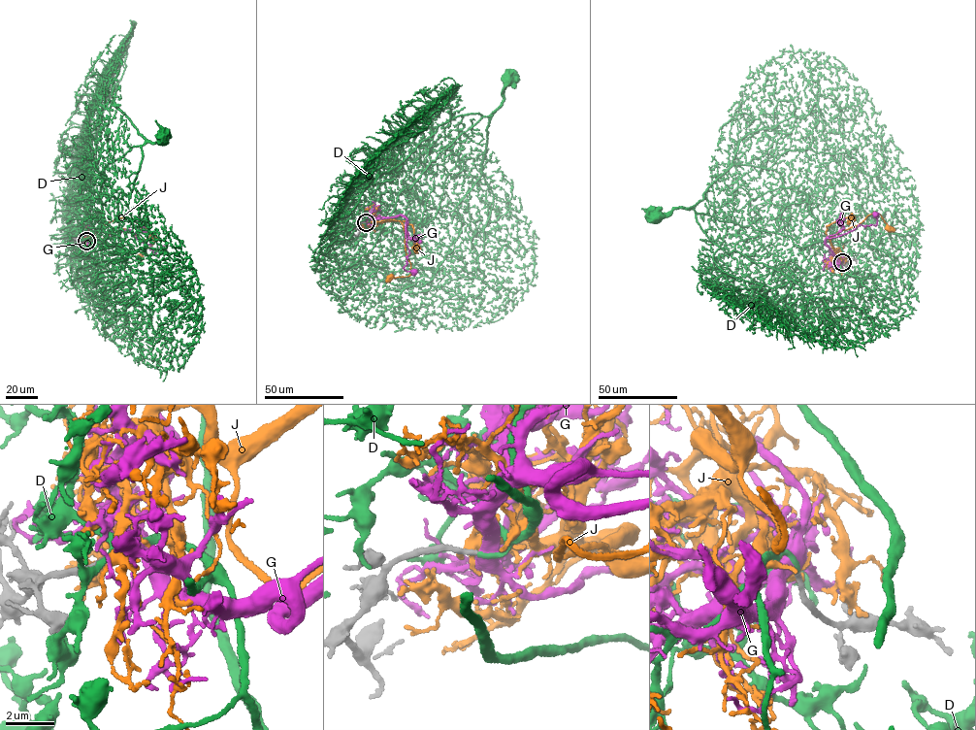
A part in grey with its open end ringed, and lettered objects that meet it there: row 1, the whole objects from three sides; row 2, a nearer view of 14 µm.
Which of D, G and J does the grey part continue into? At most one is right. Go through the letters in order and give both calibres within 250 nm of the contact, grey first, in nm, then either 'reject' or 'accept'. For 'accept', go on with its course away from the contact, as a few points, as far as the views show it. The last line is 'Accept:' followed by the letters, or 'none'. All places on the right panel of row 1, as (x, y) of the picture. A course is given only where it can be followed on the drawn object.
D: 180 nm thick on the grey side, 180 nm on the other; accept; it runs (842, 262), (840, 267), (845, 269), (849, 257), (836, 241), (798, 246), (787, 236), (690, 207), (658, 215)
G: 200 nm thick on the grey side, 550 nm on the other; reject
J: 240 nm thick on the grey side, 440 nm on the other; reject
Accept: D

